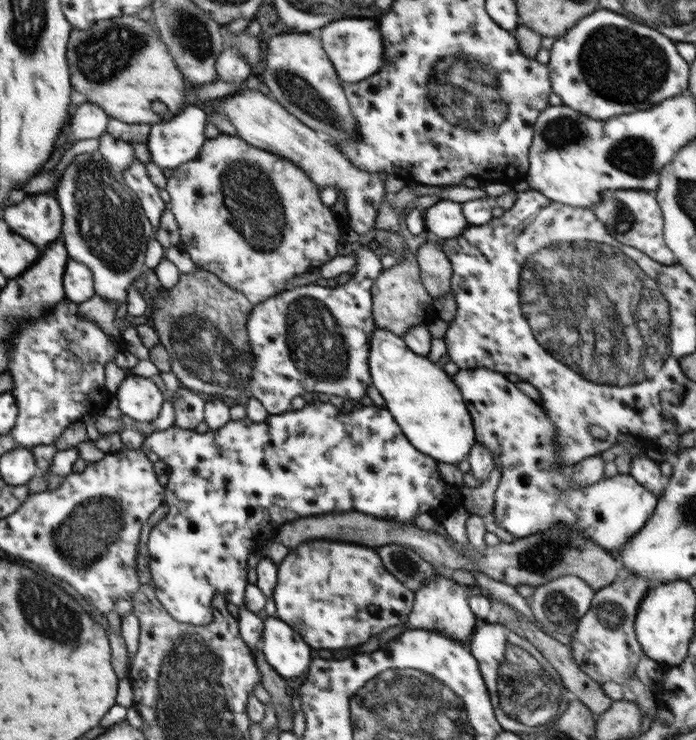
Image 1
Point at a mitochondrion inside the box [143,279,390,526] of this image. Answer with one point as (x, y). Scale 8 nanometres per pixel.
(215, 357)

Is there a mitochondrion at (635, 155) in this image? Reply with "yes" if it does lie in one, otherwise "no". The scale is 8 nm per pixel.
yes

